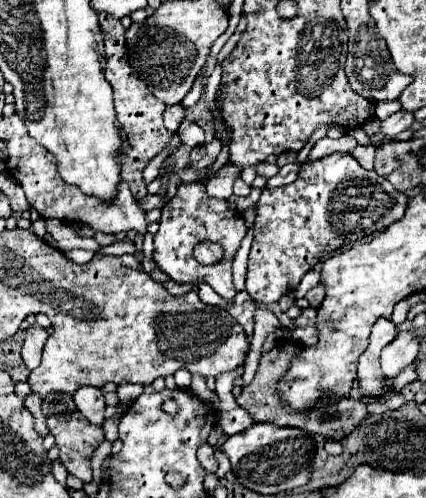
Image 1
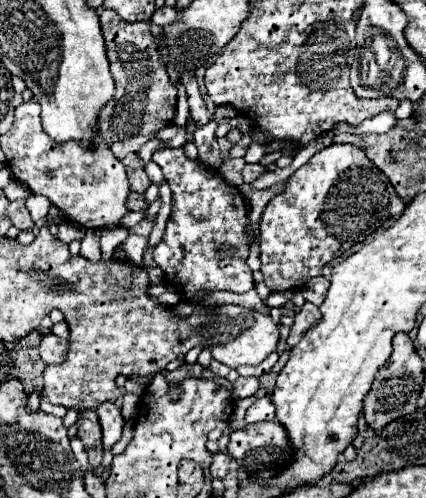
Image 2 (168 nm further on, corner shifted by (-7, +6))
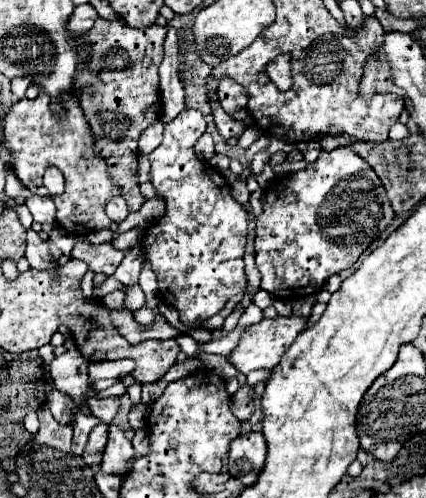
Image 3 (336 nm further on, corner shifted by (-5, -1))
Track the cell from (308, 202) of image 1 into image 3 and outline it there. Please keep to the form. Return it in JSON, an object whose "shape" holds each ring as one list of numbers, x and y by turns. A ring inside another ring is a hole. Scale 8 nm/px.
{"shape":[[348,147,322,151,316,163,306,165,302,171,292,175,270,181,264,189,262,201,262,215,258,217,256,227,256,267,262,275,260,287,272,297,288,301,316,295,330,275,352,267,394,219,394,211,378,175]]}

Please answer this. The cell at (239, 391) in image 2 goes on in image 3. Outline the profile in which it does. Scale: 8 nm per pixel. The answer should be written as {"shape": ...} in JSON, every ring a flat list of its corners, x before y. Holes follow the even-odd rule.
{"shape":[[250,385,240,387,240,391,232,397,232,413,244,423,250,421,250,415,254,413,254,401,250,393]]}

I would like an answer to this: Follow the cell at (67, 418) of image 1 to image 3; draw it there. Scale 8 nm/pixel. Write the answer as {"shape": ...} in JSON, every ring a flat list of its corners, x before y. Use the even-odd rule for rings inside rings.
{"shape":[[98,425,98,427,94,427,92,433,90,433,90,439,88,439,86,447,84,447,84,453,82,453,86,465,88,465,92,471,98,471,98,467,100,467,106,441,108,441,108,425]]}

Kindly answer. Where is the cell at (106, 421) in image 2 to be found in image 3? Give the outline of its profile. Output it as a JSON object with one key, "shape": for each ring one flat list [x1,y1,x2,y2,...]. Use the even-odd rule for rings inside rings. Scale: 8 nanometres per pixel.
{"shape":[[110,425,108,431,110,431,108,445,104,451,100,471,126,477,132,471,132,459,136,457,136,451,134,451,130,439,126,437,126,433,120,431,116,425]]}

